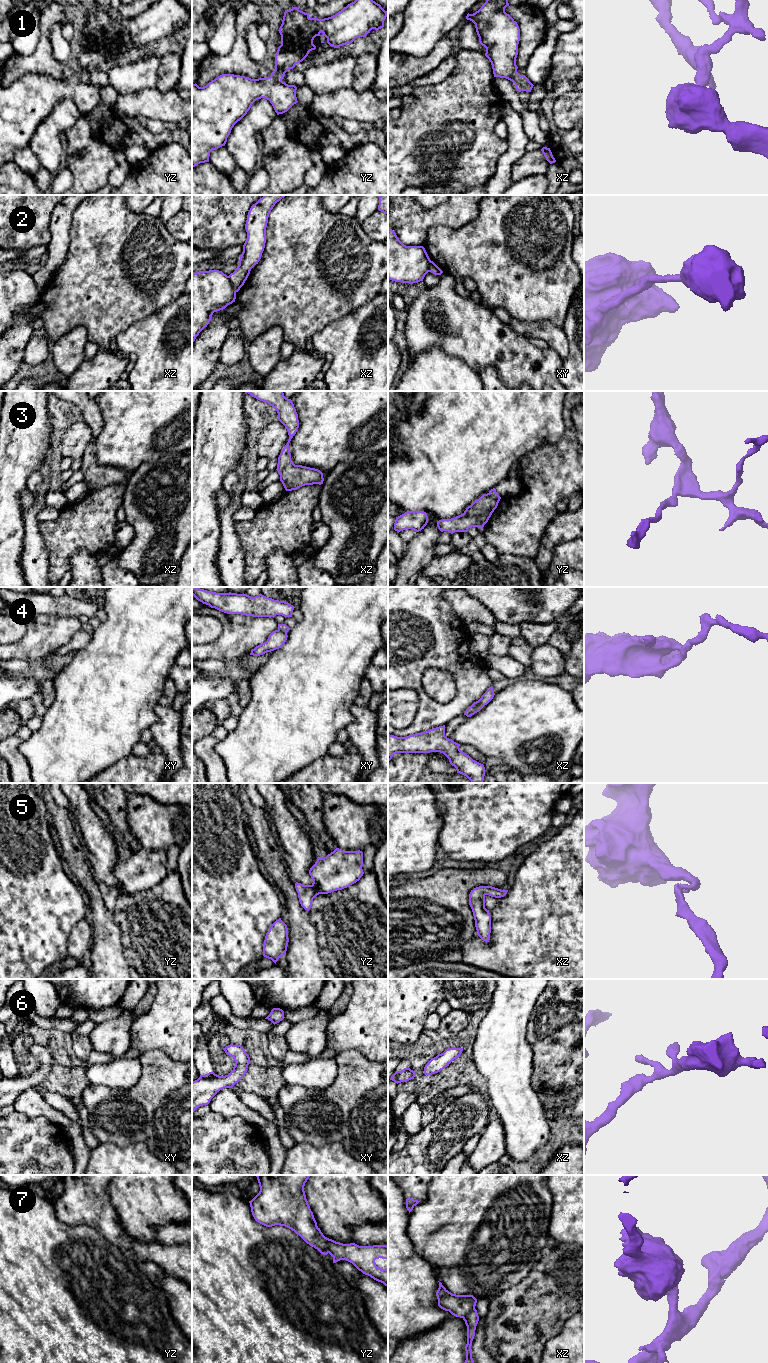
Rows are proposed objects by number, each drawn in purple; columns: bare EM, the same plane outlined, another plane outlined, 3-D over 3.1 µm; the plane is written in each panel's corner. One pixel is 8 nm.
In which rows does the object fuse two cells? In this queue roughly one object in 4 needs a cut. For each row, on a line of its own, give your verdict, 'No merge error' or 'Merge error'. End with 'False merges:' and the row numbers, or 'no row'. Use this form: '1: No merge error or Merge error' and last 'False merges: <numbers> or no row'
1: No merge error
2: Merge error
3: No merge error
4: Merge error
5: No merge error
6: No merge error
7: Merge error
False merges: 2, 4, 7

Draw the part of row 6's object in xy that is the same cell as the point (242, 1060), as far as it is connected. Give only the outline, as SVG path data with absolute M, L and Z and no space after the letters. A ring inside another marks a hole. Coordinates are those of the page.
M230 1044L223 1048L226 1054L234 1058L233 1070L225 1076L209 1072L192 1082L192 1113L203 1105L208 1105L211 1099L222 1089L232 1088L246 1074L250 1057L241 1045Z

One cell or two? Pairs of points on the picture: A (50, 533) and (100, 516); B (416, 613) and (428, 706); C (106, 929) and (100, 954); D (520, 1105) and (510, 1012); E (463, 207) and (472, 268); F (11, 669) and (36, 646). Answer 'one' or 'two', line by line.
A: one
B: one
C: one
D: one
E: two
F: two

